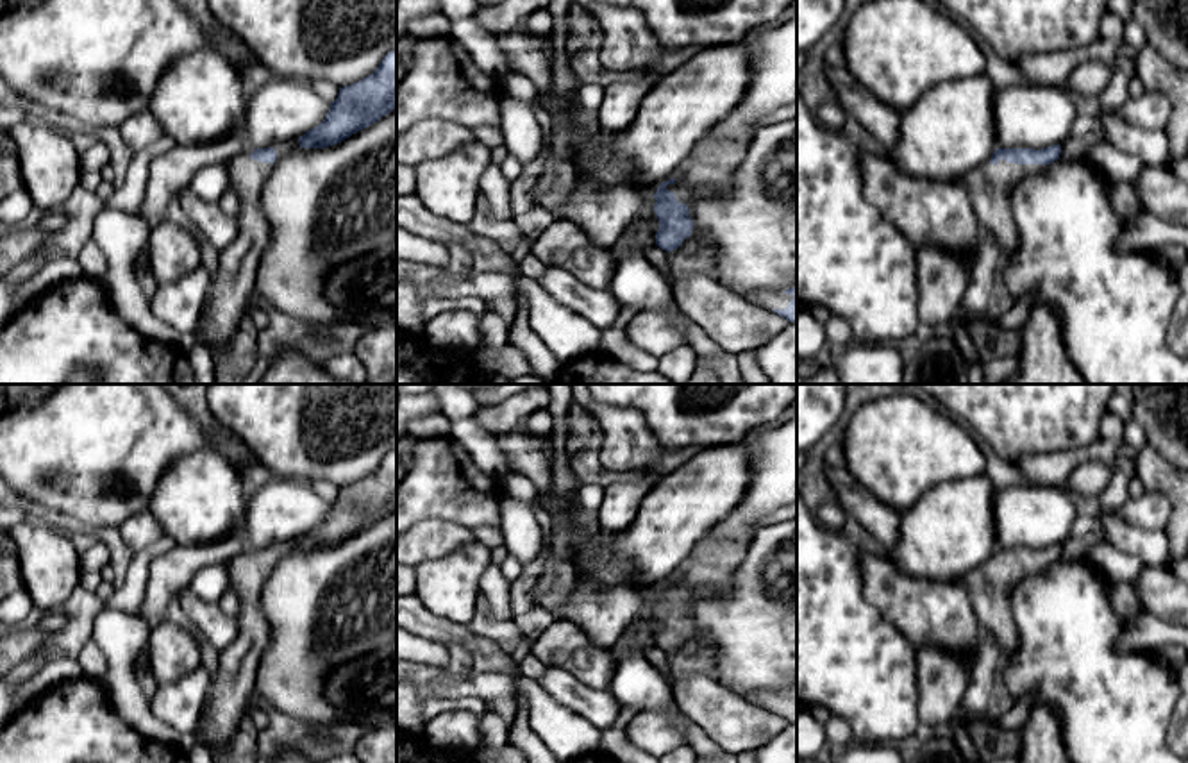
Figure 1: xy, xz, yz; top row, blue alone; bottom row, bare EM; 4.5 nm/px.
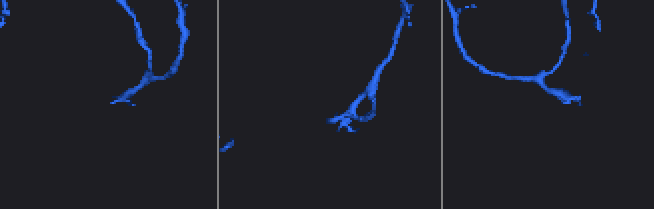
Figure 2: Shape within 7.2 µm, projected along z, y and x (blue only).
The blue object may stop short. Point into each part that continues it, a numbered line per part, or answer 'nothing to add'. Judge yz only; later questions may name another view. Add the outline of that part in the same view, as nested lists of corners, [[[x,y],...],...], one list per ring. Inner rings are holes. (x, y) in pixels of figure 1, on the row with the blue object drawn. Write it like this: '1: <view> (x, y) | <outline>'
1: yz (990, 186) | [[[991,155],[965,175],[972,207],[983,231],[990,231],[1002,248],[1004,261],[1018,247],[1018,232],[1011,216],[1011,189],[1027,175],[1045,170],[1049,164],[1015,164],[1000,159],[991,164]]]

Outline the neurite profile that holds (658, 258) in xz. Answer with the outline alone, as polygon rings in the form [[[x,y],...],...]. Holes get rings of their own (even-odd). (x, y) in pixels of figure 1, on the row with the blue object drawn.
[[[654,245],[645,252],[645,257],[670,284],[673,282],[670,257],[666,250]]]

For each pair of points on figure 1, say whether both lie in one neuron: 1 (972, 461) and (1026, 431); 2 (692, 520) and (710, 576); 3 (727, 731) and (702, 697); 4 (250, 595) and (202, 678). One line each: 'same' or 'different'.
1: different
2: different
3: same
4: different

